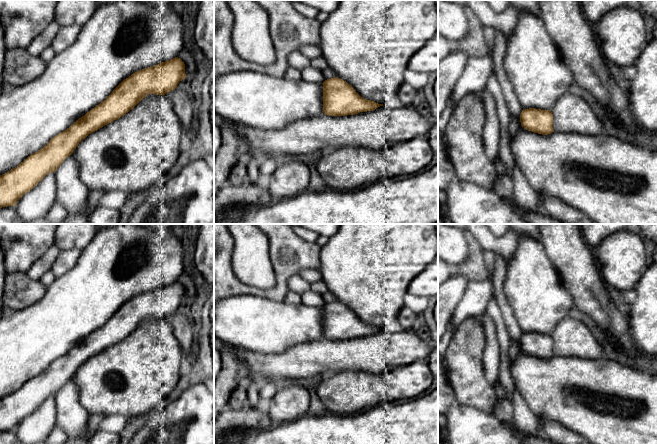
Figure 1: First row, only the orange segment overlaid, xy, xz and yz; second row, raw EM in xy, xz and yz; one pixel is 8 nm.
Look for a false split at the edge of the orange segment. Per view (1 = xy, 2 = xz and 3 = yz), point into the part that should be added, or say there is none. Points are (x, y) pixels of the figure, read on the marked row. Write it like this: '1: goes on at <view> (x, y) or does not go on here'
1: goes on at xy (122, 37)
2: goes on at xz (256, 99)
3: goes on at yz (533, 63)

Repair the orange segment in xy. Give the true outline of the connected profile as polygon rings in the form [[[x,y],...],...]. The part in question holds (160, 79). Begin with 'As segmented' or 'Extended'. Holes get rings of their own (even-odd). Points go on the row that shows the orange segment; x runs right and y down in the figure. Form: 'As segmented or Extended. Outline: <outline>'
Extended. Outline: [[[116,0],[99,5],[88,22],[81,27],[76,41],[47,63],[46,70],[33,81],[18,87],[6,88],[0,94],[0,208],[15,206],[18,200],[32,190],[47,174],[55,172],[70,156],[78,144],[92,132],[124,116],[148,94],[164,96],[173,91],[185,79],[185,64],[177,56],[182,52],[186,37],[185,25],[180,9],[162,11],[155,6],[137,0]]]

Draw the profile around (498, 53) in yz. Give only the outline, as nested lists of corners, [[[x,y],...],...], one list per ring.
[[[497,30],[495,37],[495,46],[492,51],[492,57],[494,62],[493,70],[501,86],[511,117],[520,118],[520,114],[523,108],[519,100],[517,99],[512,84],[504,70],[504,58],[506,49],[507,49],[506,39],[504,35]]]

